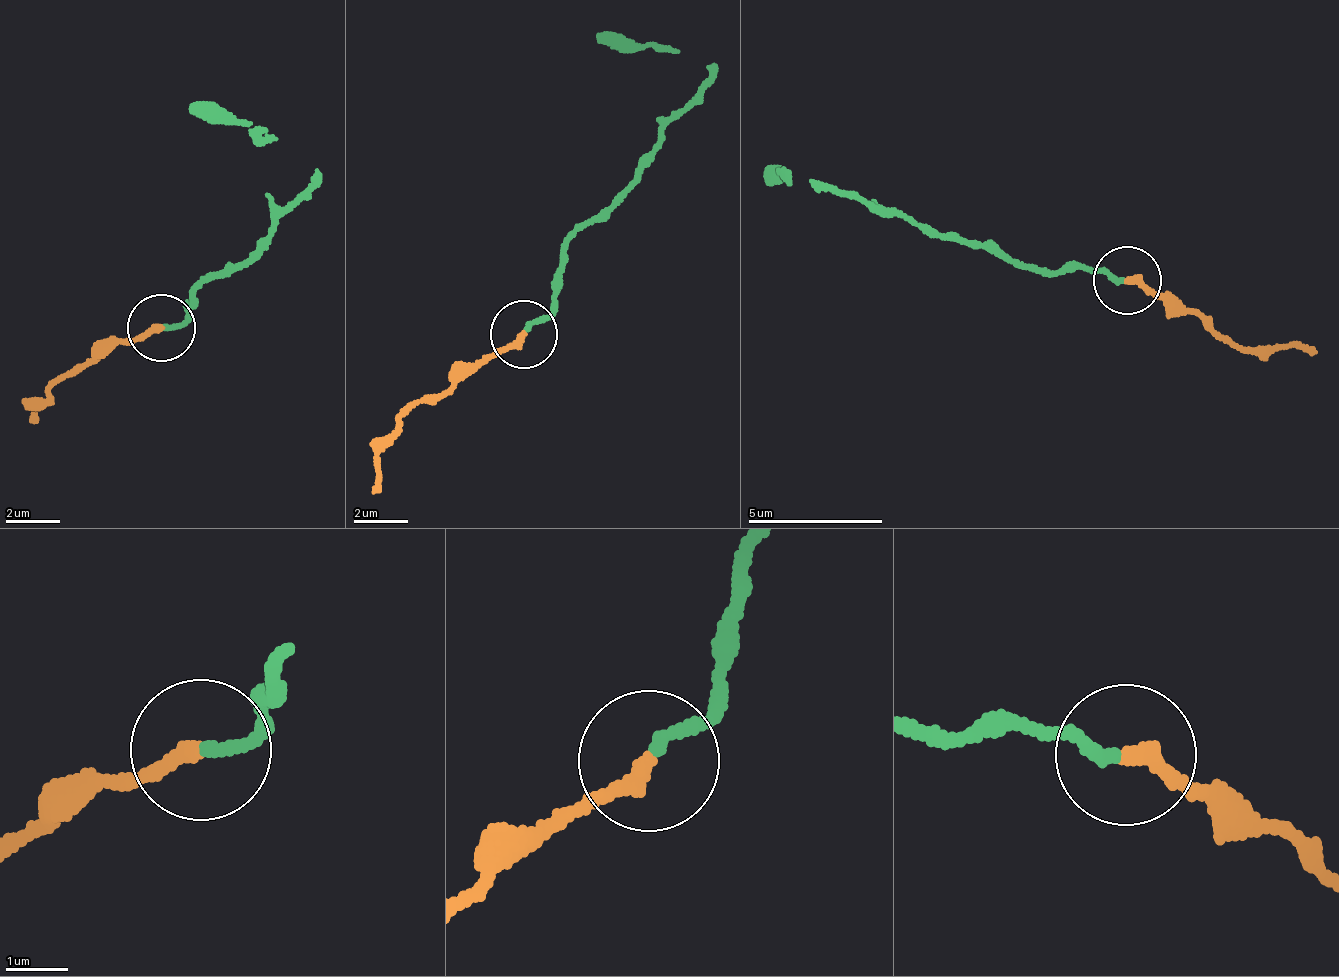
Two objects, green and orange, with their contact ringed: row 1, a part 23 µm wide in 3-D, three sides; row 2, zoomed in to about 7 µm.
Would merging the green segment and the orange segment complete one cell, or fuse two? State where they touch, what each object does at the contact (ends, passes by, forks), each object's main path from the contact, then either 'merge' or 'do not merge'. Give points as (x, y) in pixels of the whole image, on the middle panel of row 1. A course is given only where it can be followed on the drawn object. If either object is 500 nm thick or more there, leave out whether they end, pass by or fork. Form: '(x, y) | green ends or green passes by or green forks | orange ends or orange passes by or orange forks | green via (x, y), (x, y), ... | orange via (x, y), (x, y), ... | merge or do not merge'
(524, 334) | green ends | orange ends | green via (522, 333), (549, 313), (562, 247), (637, 173), (716, 65), (645, 42), (618, 43), (600, 39) | orange via (522, 333), (398, 422), (371, 493) | do not merge

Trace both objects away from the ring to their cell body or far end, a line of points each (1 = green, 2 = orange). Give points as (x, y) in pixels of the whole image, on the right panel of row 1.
1: (1126, 279), (1103, 270), (1034, 274), (810, 177), (777, 174), (780, 184), (769, 172)
2: (1126, 279), (1179, 299), (1239, 344), (1316, 351)

